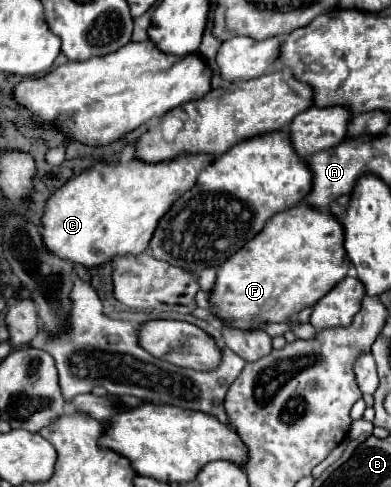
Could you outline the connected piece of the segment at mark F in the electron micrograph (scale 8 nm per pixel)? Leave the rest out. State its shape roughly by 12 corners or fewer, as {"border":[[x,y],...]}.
{"border":[[329,212],[267,220],[209,302],[259,330],[313,306],[351,262]]}

